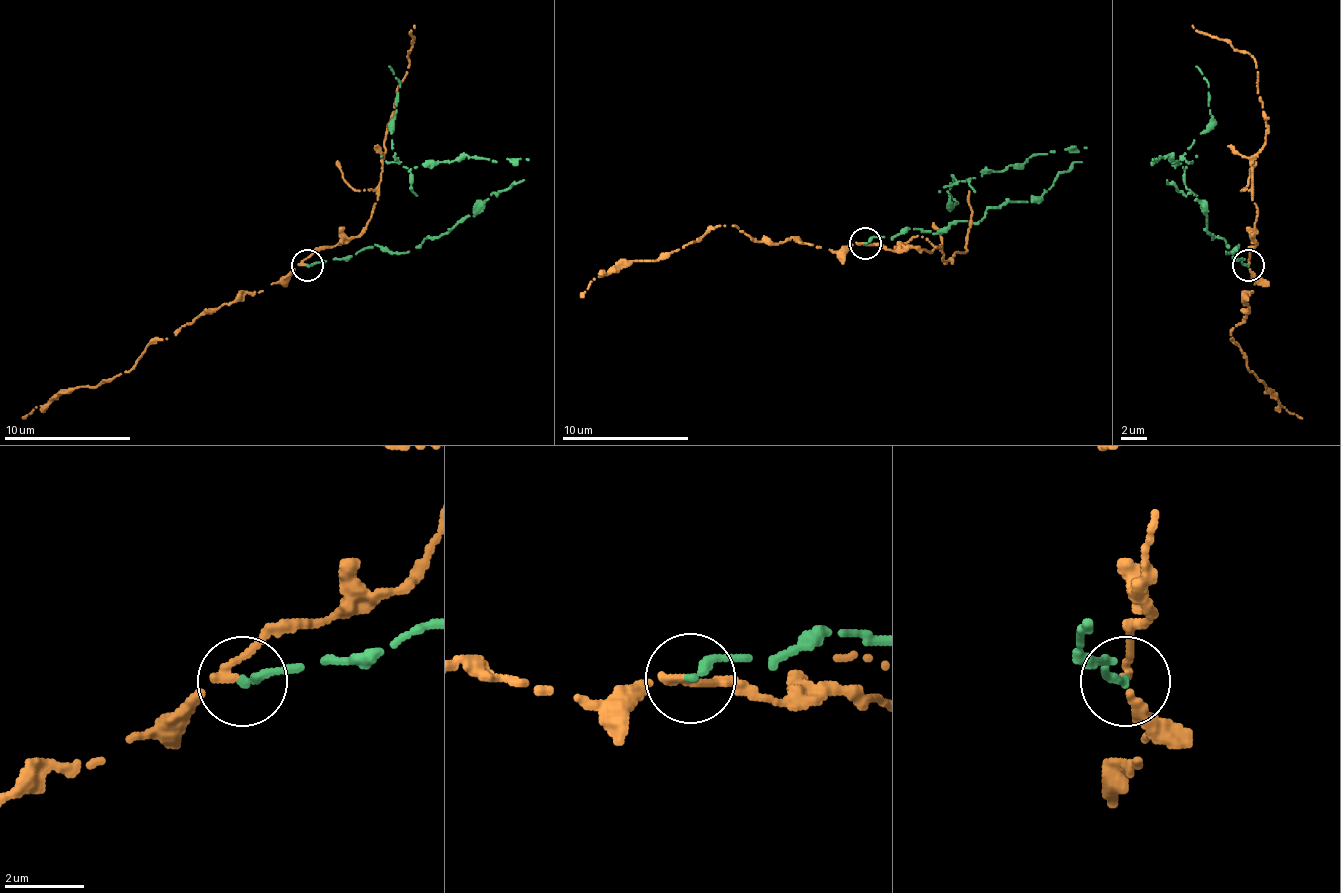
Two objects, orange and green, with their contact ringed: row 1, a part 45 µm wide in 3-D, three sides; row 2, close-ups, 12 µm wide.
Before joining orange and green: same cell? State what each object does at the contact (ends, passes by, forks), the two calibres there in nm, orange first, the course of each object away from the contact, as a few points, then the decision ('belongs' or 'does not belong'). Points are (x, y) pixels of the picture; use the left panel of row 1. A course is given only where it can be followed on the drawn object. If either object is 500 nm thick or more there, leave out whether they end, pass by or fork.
orange passes by | green ends | 160/240 nm | orange via (307, 263), (272, 285), (211, 307), (176, 333), (154, 339), (128, 371), (93, 387), (61, 390), (23, 419) | green via (307, 266), (367, 247), (418, 247), (520, 180), (507, 158), (402, 167), (393, 148), (399, 81), (389, 65) | does not belong

